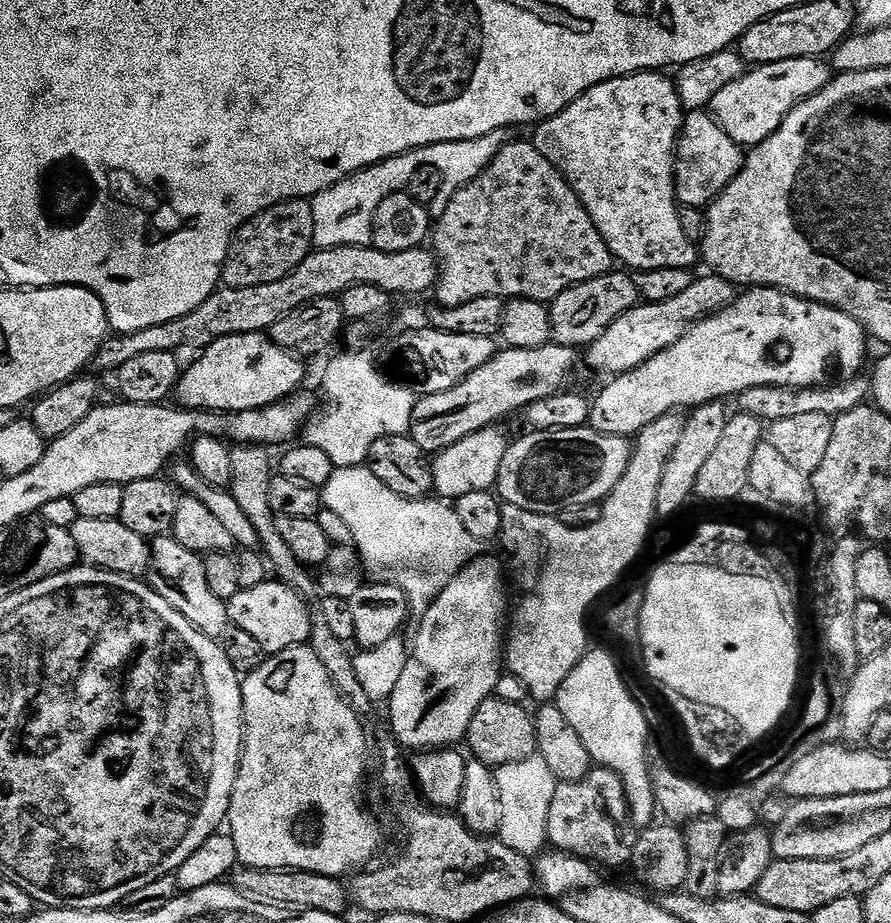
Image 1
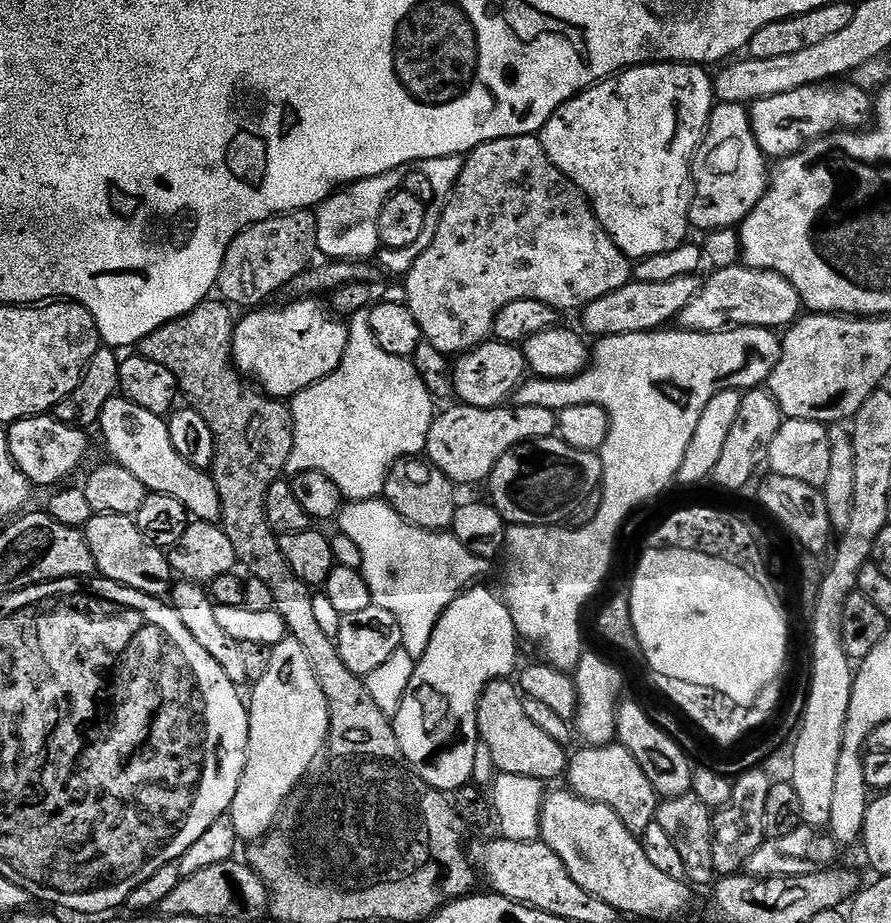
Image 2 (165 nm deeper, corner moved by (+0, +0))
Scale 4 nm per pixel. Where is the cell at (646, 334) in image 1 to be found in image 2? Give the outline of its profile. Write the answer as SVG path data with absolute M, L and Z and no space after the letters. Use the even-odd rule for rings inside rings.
M737 266L734 268L718 268L711 273L713 276L706 280L700 292L682 310L678 318L678 324L685 332L729 332L735 328L771 328L773 330L784 330L796 321L801 315L802 305L798 290L784 276L776 272L764 272L761 268L749 268Z

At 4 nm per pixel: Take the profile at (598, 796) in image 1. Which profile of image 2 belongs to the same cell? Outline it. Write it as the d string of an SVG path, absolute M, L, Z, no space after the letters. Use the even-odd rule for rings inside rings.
M619 742L582 748L581 752L571 753L566 773L567 787L584 800L610 806L614 814L624 819L624 824L631 832L644 833L646 826L656 819L658 797L650 778L646 778L642 766L638 766L638 758L634 758L634 754L630 754L630 750Z

